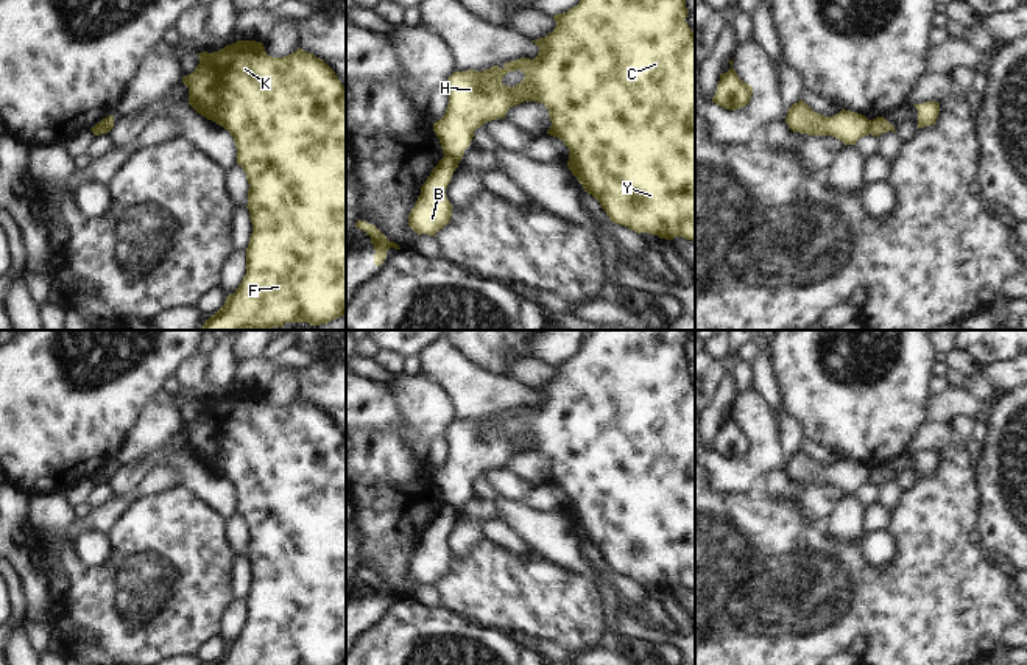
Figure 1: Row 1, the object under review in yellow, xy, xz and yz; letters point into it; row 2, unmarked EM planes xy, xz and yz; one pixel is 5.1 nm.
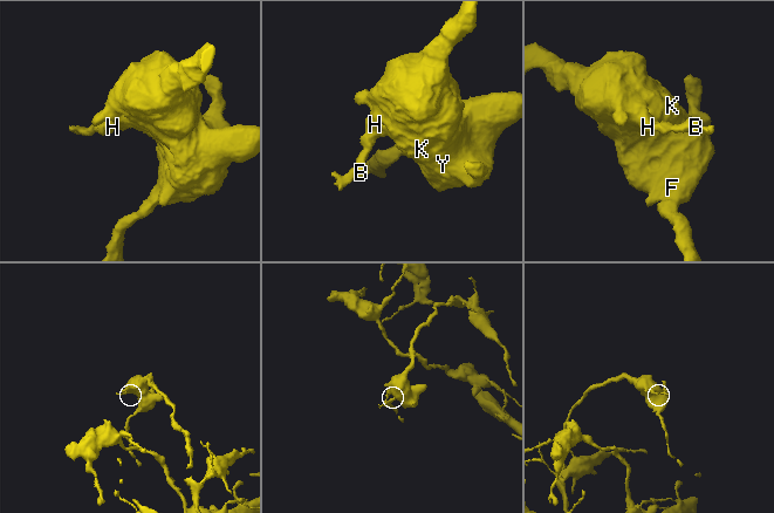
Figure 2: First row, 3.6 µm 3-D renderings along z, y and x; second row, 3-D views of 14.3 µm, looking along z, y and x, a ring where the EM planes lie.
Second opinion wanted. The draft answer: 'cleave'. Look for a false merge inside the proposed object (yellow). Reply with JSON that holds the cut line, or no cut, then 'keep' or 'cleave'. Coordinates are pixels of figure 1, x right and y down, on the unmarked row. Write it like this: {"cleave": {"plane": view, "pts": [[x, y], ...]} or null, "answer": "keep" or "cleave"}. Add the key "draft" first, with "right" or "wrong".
{"draft": "right", "cleave": {"plane": "xz", "pts": [[444, 503], [458, 511]]}, "answer": "cleave"}

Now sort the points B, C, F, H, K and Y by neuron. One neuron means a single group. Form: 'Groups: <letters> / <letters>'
Groups: B / C F H K Y.

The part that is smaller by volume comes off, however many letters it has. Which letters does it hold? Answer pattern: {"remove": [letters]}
{"remove": ["B"]}

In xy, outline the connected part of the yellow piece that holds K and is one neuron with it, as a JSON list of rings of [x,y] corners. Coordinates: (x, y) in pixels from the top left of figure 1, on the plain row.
[[[237,389],[224,397],[198,403],[199,413],[193,422],[182,425],[189,436],[189,453],[207,469],[231,481],[237,495],[237,512],[246,522],[249,533],[248,554],[252,582],[246,596],[246,623],[212,665],[346,665],[346,436],[335,420],[313,402],[298,397],[284,406],[268,405],[262,391]]]

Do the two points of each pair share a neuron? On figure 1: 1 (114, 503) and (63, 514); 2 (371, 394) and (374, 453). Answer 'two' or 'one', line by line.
1: two
2: two

